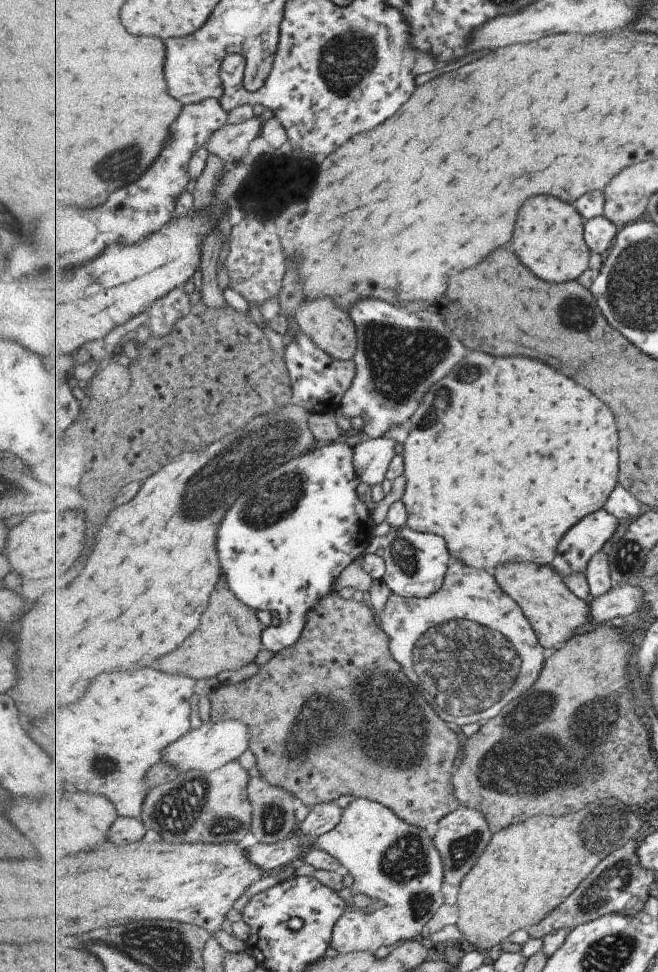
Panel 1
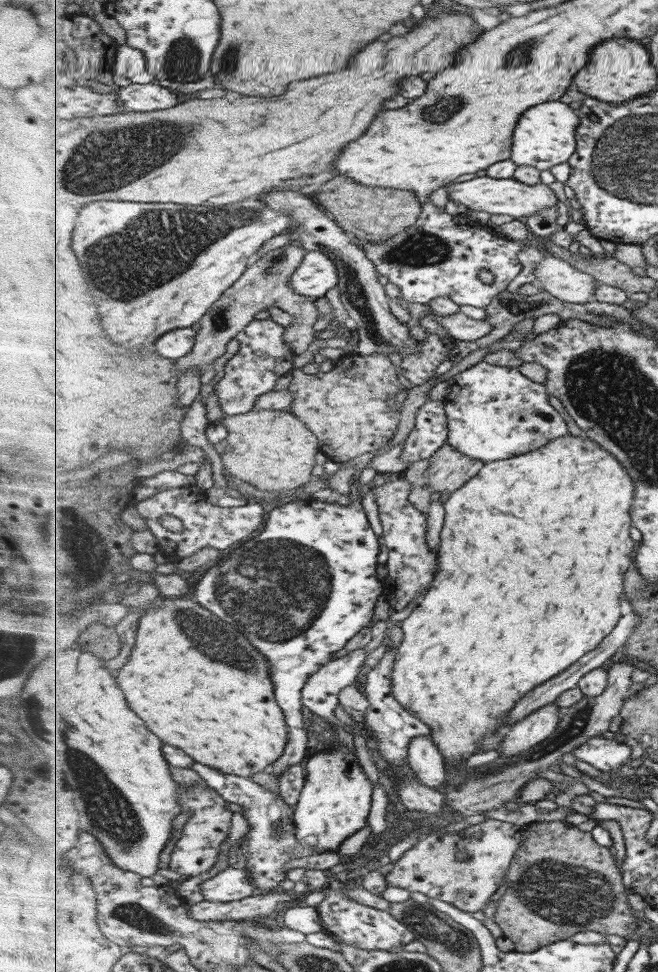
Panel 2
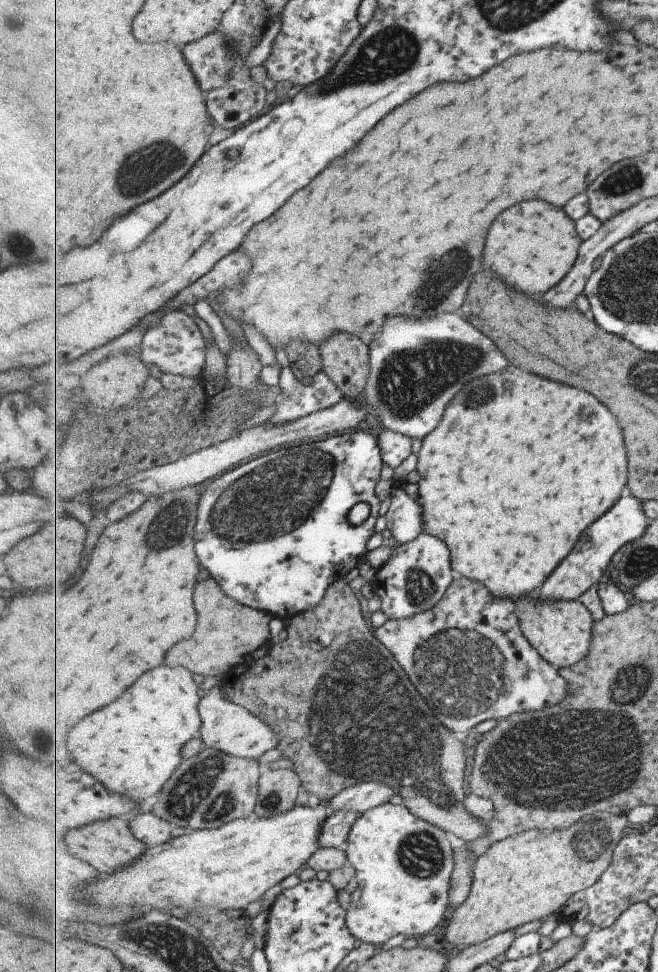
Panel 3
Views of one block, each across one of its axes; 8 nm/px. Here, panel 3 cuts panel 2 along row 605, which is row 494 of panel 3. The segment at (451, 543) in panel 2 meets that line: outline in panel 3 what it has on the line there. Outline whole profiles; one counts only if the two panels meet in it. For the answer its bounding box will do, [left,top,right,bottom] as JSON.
[415,366,629,601]

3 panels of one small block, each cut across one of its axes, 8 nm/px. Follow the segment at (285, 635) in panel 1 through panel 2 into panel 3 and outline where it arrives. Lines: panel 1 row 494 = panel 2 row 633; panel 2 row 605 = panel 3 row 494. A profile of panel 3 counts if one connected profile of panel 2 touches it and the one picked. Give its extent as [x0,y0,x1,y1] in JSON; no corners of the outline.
[197,430,383,619]

